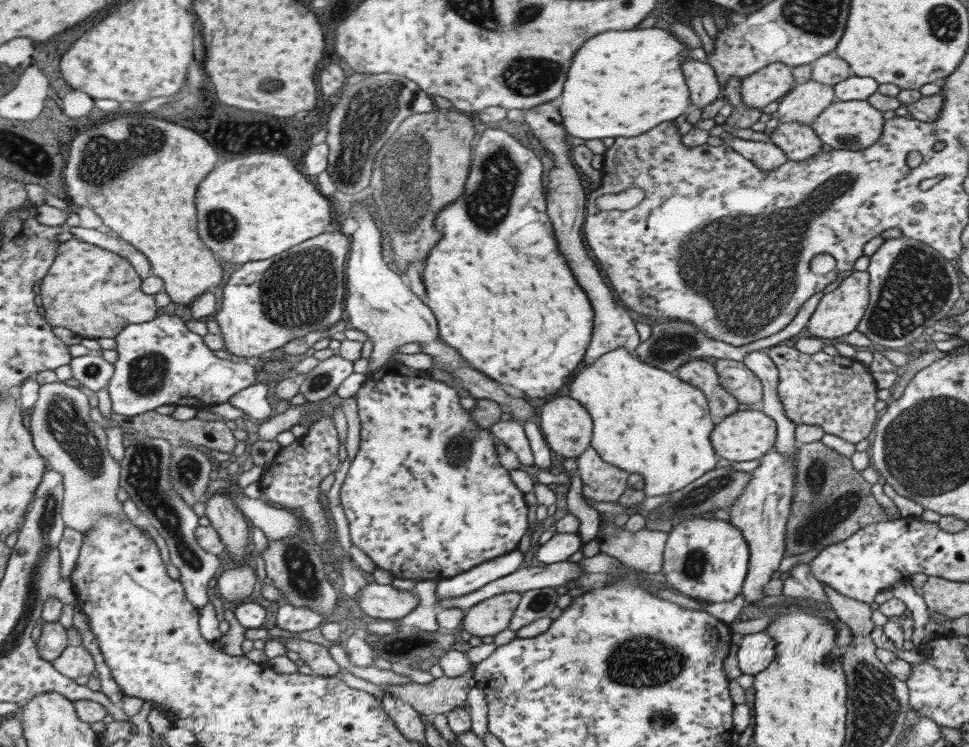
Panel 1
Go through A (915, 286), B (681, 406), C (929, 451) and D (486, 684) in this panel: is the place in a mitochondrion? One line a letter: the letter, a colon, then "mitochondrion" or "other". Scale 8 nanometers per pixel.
A: mitochondrion
B: other
C: mitochondrion
D: other

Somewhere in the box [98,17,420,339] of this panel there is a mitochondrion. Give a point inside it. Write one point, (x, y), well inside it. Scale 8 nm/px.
(301, 290)

